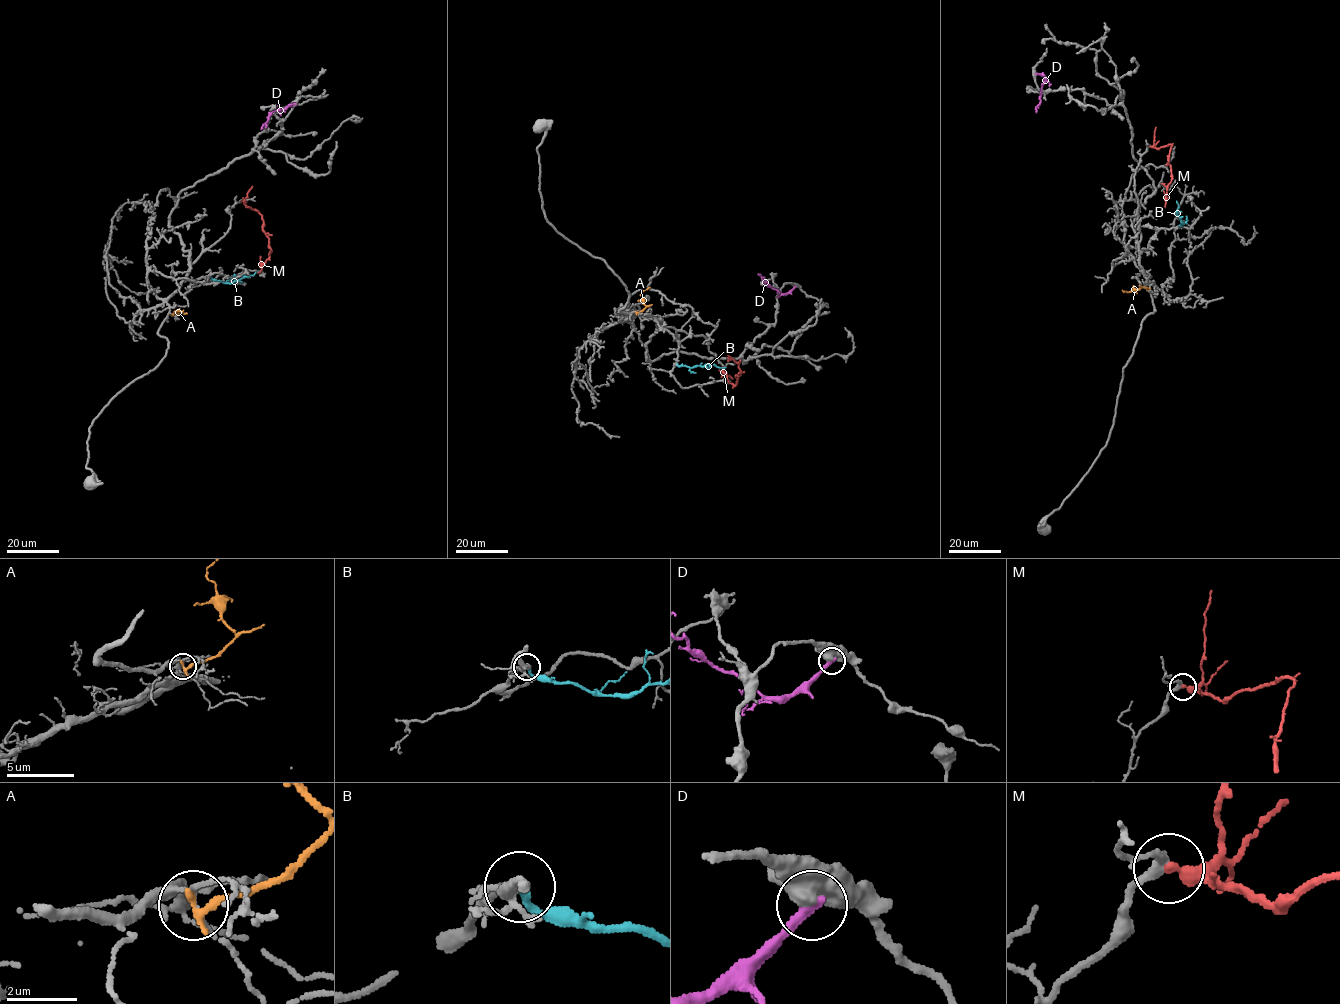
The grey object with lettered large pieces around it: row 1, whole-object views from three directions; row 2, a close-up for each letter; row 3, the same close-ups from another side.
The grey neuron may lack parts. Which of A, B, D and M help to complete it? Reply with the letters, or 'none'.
B

